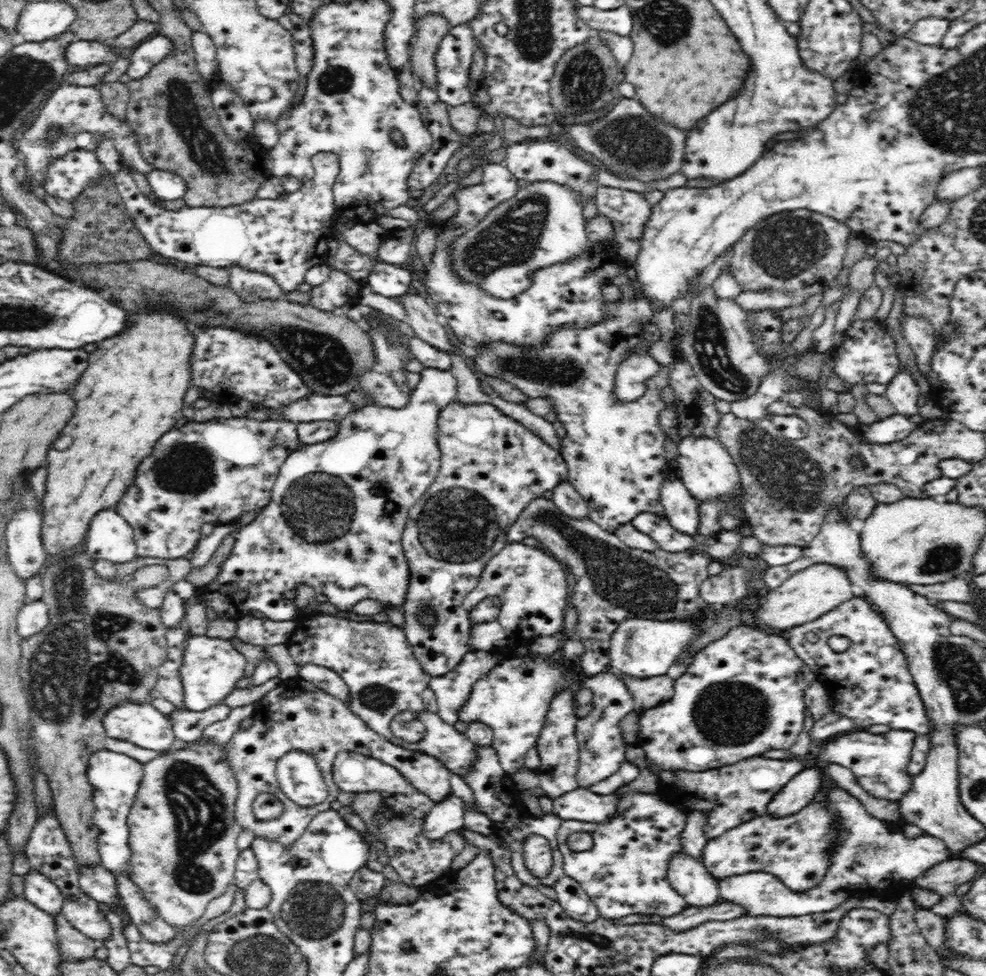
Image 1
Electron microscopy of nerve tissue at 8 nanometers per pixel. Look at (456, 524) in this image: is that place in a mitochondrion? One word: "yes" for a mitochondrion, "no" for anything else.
yes

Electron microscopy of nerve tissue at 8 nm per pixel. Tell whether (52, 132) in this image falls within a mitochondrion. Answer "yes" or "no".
yes

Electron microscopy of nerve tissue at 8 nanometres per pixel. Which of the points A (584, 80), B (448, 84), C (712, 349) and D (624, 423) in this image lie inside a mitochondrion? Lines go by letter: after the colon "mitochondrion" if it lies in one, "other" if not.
A: mitochondrion
B: other
C: mitochondrion
D: other

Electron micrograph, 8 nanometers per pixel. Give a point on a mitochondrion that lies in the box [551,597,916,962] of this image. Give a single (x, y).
(735, 717)

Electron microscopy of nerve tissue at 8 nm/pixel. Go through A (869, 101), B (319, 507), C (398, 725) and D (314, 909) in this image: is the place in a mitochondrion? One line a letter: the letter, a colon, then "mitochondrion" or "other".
A: other
B: mitochondrion
C: mitochondrion
D: mitochondrion

